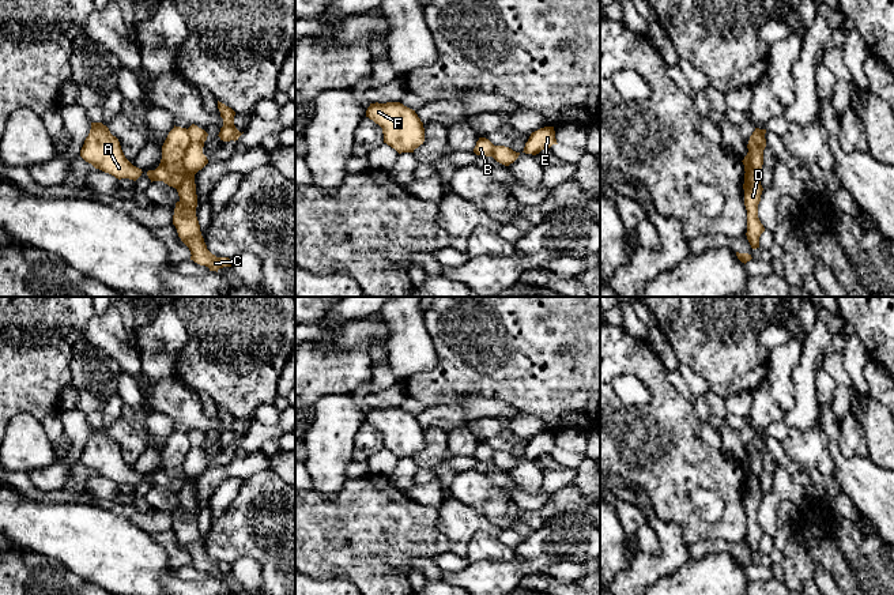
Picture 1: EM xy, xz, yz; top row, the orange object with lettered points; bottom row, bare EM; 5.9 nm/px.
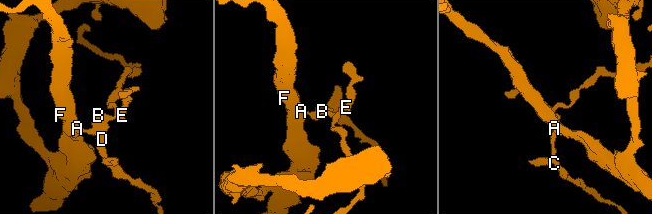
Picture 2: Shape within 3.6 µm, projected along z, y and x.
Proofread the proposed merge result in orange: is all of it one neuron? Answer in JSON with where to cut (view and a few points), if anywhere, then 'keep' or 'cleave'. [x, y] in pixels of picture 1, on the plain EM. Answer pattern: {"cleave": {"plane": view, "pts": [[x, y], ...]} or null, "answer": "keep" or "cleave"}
{"cleave": {"plane": "xy", "pts": [[188, 435], [189, 451], [183, 464], [184, 484], [176, 493]]}, "answer": "cleave"}

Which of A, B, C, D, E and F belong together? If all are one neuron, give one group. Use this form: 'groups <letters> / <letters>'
groups A B F / C D E

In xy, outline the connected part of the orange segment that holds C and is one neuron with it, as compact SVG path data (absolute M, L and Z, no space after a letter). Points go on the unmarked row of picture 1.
M195 429L188 433L188 437L191 440L191 449L182 464L185 481L177 493L180 505L176 508L173 530L181 546L191 556L191 565L208 572L210 576L218 577L219 573L231 572L231 565L229 562L216 562L207 554L196 521L197 500L195 479L208 468L207 462L203 459L208 438Z

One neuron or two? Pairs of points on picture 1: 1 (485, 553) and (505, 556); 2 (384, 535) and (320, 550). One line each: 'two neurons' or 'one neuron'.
1: one neuron
2: one neuron

